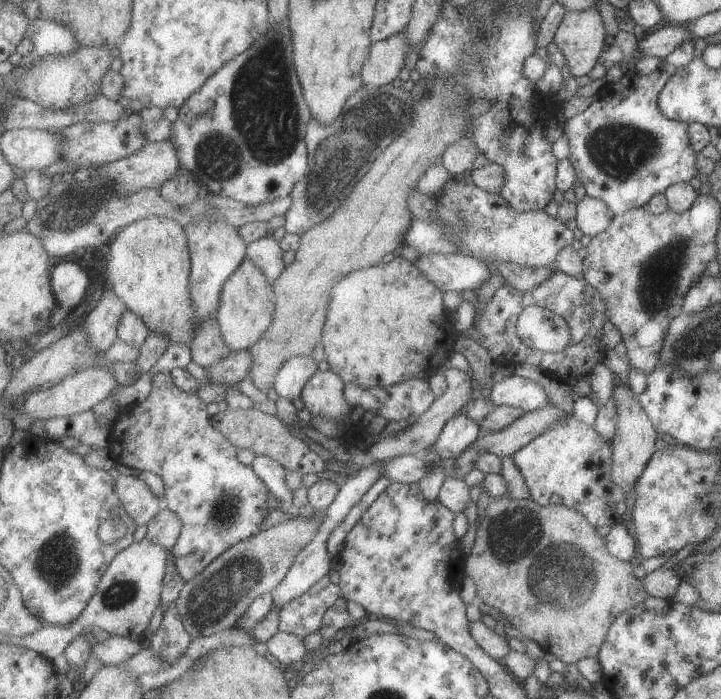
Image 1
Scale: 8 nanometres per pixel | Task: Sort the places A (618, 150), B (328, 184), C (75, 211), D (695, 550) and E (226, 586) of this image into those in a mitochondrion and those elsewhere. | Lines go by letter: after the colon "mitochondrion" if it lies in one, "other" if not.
A: mitochondrion
B: mitochondrion
C: mitochondrion
D: other
E: mitochondrion

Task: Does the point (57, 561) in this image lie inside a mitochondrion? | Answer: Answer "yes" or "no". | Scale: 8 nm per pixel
yes

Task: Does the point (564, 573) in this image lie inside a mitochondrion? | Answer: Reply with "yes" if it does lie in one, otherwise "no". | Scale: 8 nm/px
yes

